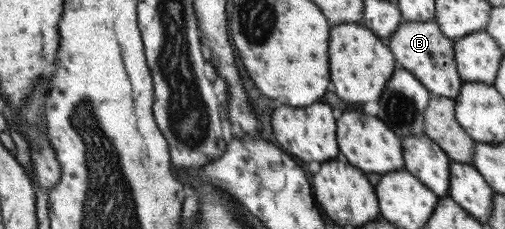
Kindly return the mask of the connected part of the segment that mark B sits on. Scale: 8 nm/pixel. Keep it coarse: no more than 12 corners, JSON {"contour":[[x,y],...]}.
{"contour":[[402,21],[387,47],[432,96],[462,81],[432,21]]}

